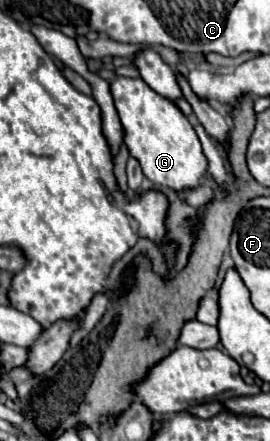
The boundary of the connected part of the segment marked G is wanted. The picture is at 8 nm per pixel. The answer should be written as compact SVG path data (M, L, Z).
M116 77L110 83L110 93L120 123L124 127L124 145L128 147L130 157L138 159L142 173L152 183L178 191L186 187L196 187L210 177L208 163L202 153L196 131L174 101L160 97L140 77Z

